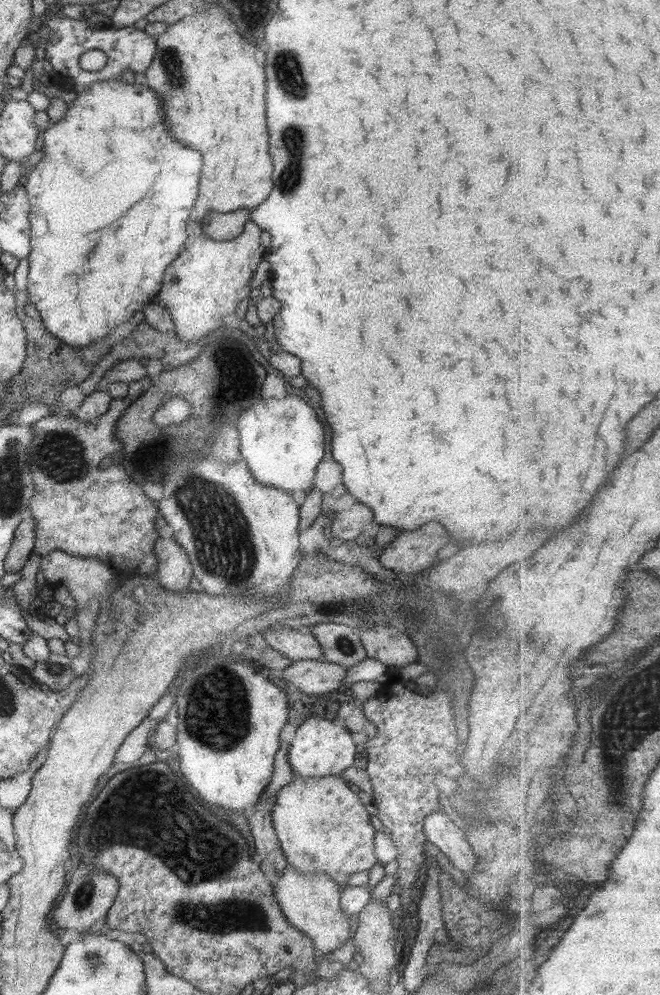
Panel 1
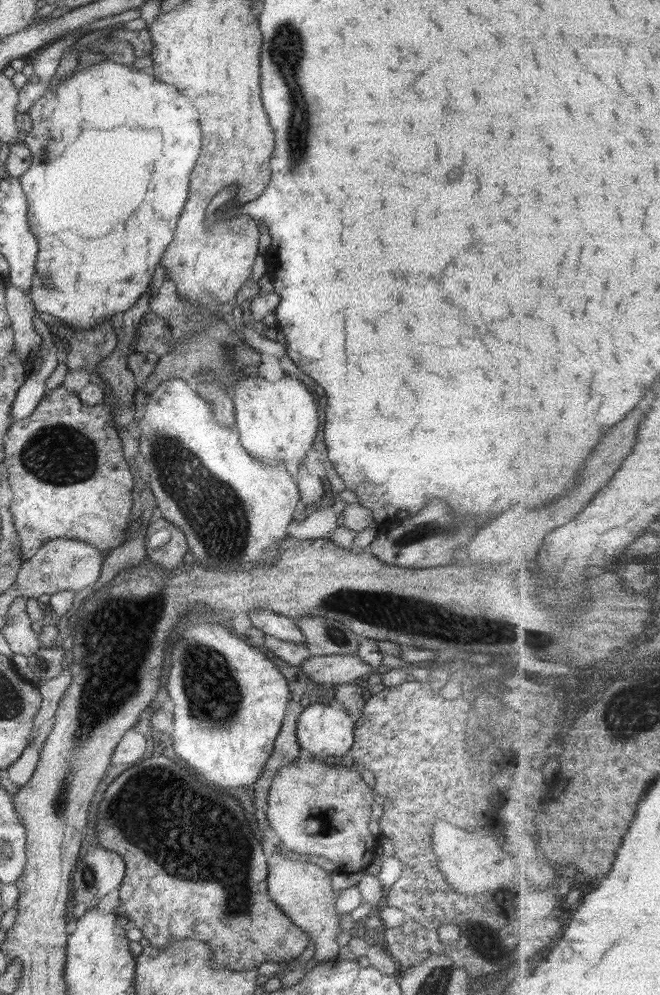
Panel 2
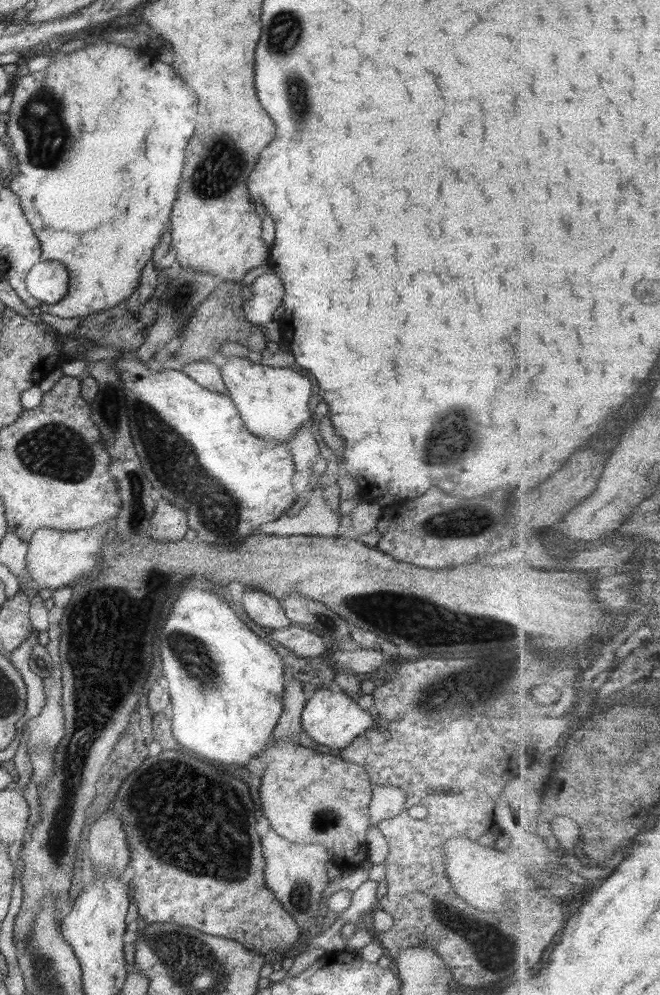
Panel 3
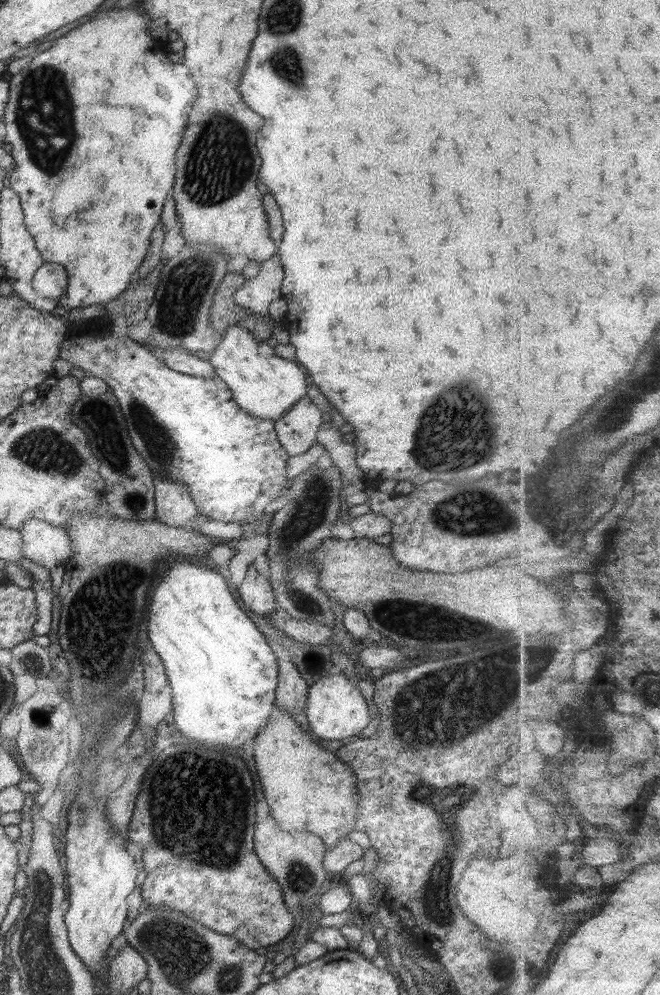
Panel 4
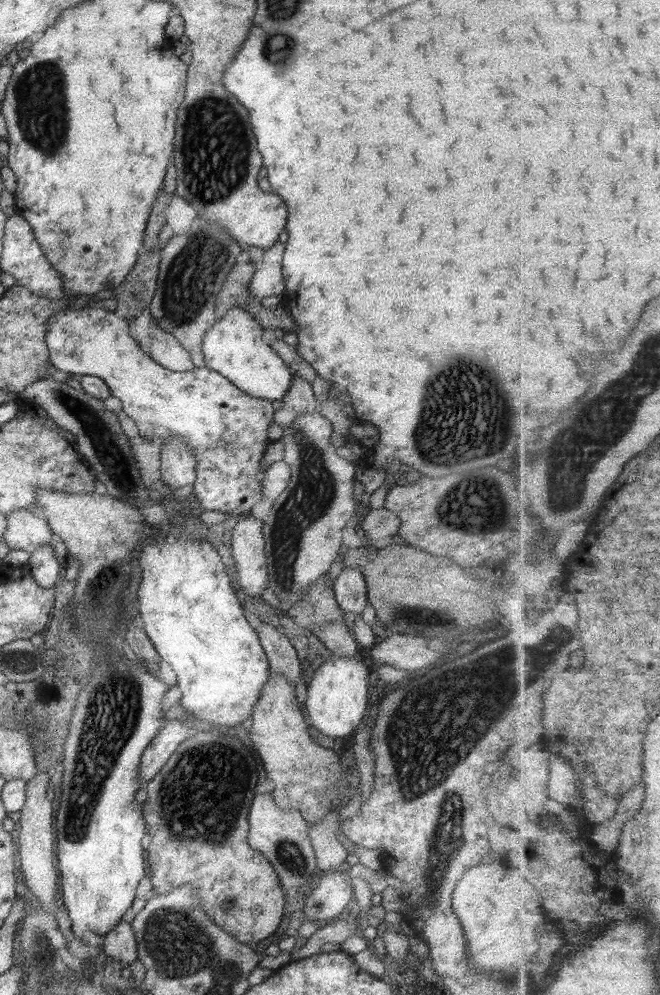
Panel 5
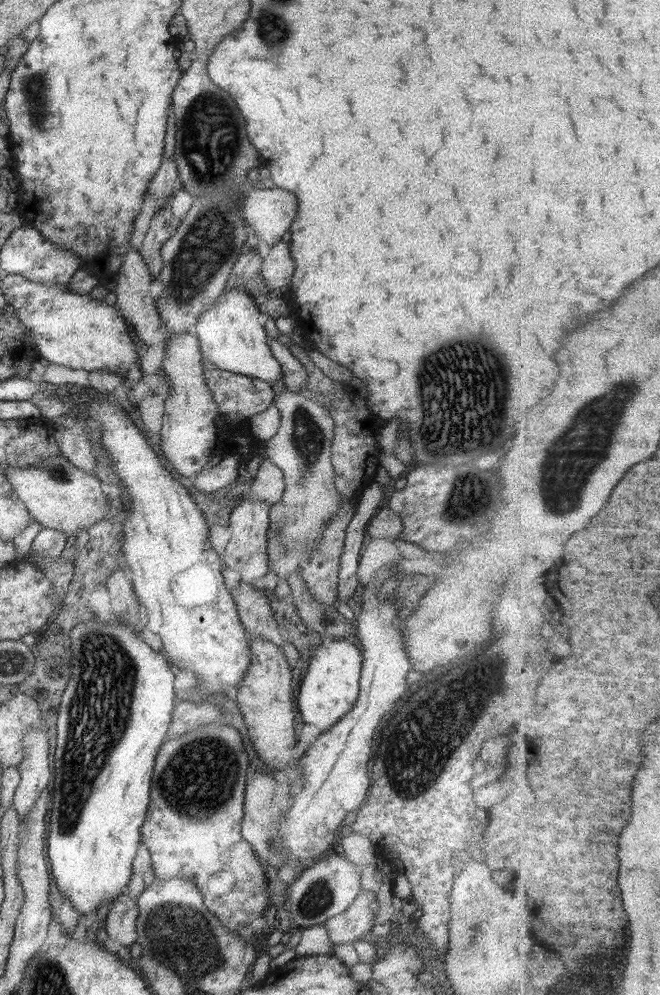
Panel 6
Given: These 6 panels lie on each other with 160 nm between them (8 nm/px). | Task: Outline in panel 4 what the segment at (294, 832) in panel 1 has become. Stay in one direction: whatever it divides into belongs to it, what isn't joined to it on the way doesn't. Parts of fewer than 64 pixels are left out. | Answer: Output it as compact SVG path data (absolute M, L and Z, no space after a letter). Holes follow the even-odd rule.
M277 710L264 724L260 733L253 740L253 760L257 778L263 788L265 802L270 808L270 817L285 832L304 830L314 834L326 846L331 848L355 828L356 810L360 794L356 787L356 774L341 762L341 758L327 752L310 735L308 730L301 729L293 717Z

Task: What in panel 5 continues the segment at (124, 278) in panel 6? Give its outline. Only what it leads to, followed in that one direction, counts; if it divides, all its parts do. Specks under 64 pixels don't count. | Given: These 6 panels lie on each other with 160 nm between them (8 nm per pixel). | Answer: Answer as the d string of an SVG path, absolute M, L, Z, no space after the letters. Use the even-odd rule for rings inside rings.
M150 318L151 346L148 355L159 366L170 371L183 372L193 370L190 354L171 336L163 332Z

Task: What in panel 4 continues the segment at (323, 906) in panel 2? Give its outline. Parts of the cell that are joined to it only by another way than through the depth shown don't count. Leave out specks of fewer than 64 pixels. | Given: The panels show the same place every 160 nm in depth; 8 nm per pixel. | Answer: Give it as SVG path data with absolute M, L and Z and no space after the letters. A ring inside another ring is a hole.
M270 811L261 822L255 824L255 854L269 876L279 885L282 899L286 906L295 906L295 910L303 910L309 900L316 900L326 887L328 874L323 868L323 857L326 846L314 834L304 830L285 832L281 830L270 817Z

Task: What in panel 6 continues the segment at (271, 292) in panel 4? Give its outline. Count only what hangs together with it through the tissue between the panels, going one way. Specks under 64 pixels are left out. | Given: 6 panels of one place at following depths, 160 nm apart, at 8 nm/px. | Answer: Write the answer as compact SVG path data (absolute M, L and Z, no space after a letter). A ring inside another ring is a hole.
M279 241L272 245L267 256L262 259L260 275L267 290L285 293L289 291L293 270L295 268L289 256L288 243Z

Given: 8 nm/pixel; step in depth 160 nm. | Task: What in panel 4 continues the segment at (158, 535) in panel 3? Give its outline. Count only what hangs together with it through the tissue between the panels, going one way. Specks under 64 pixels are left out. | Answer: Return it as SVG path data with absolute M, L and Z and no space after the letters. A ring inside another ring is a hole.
M153 477L154 518L171 527L186 527L185 523L197 515L197 509L185 485L169 479Z

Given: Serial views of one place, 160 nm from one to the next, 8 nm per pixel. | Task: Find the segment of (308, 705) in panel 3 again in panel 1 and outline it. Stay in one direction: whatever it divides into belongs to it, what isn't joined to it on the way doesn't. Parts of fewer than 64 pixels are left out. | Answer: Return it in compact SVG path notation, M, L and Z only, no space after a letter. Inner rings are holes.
M311 716L296 728L287 753L287 762L295 777L338 775L349 768L355 760L355 741L349 732L332 721Z

